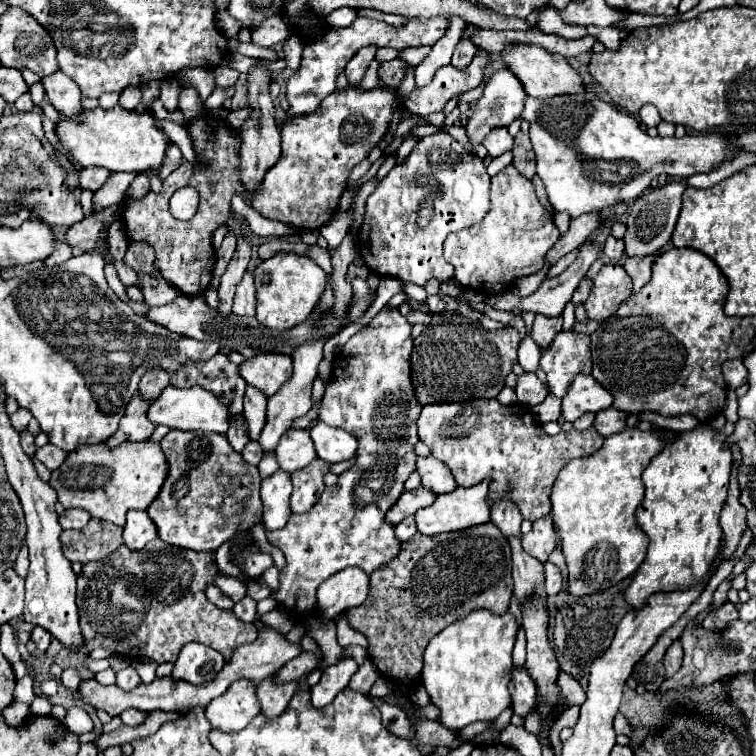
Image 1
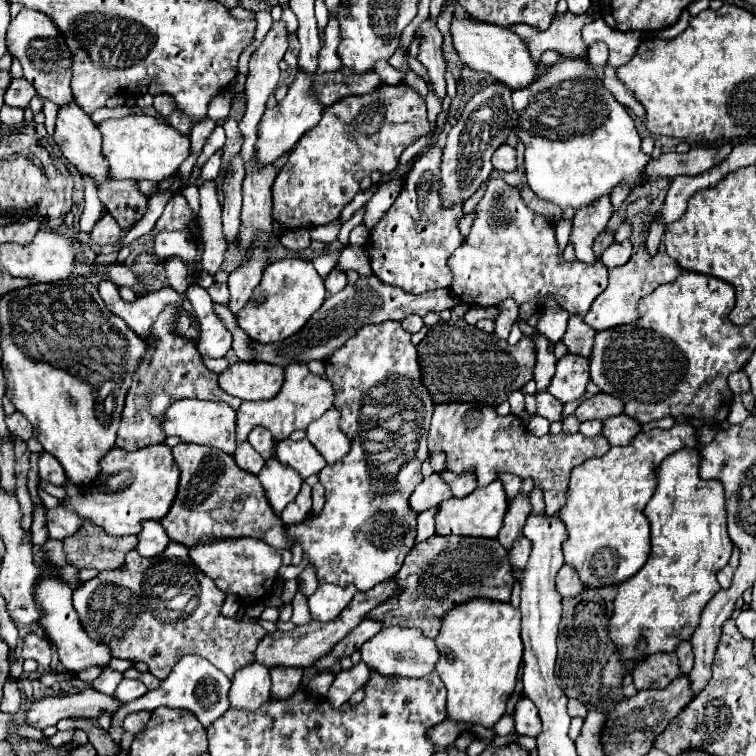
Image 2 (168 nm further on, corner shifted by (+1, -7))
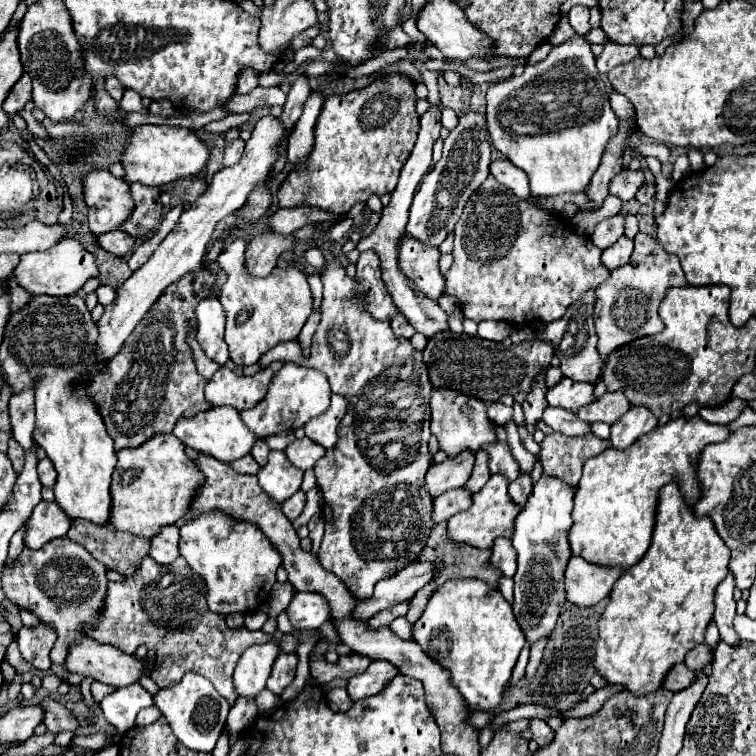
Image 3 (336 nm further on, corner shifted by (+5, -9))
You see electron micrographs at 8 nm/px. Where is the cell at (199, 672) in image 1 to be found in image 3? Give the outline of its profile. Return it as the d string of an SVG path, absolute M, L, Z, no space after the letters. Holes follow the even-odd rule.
M186 672L180 682L176 682L170 688L162 688L154 696L154 706L162 712L162 716L172 726L176 738L190 750L198 752L212 752L216 746L216 740L226 724L226 716L230 710L230 704L226 698L222 698L212 682L204 678L198 672Z

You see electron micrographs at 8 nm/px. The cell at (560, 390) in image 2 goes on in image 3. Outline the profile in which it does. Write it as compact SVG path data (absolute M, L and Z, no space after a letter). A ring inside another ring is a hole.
M562 376L560 382L556 382L552 388L548 388L546 398L548 398L550 406L560 406L564 410L576 412L580 406L594 402L592 390L594 390L592 384L576 382L576 380Z

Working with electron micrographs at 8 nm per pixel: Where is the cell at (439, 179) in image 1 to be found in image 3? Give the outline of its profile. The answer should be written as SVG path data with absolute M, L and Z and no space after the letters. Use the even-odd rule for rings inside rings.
M404 234L398 242L398 268L410 278L428 298L438 300L444 294L446 278L438 268L440 250L428 246L410 234Z

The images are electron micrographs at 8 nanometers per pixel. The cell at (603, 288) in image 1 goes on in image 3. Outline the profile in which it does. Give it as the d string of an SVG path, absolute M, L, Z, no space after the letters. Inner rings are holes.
M638 232L634 238L634 252L630 262L622 268L612 270L610 278L596 288L594 324L600 338L600 354L606 358L612 348L618 348L640 336L660 332L662 324L658 320L658 304L664 298L666 288L672 286L688 286L680 262L676 260L676 256L664 252L664 248L660 248L660 244L652 236Z

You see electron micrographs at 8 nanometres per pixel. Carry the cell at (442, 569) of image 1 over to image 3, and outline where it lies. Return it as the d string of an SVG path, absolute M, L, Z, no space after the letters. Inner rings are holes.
M444 522L444 524L436 524L436 526L432 528L428 540L426 540L426 546L424 546L422 554L418 556L420 562L432 562L432 564L436 564L436 574L434 574L434 578L432 578L424 588L420 588L420 590L414 594L414 598L410 600L410 608L408 608L406 620L408 620L410 624L416 624L418 618L422 616L422 612L424 612L424 608L426 608L430 596L434 594L434 590L436 590L438 586L446 584L448 580L478 578L478 580L486 582L490 588L498 588L498 580L500 580L502 572L490 564L490 556L492 556L490 550L480 550L480 548L474 548L474 546L468 546L468 544L460 544L460 542L448 540L448 536L446 536L446 522Z

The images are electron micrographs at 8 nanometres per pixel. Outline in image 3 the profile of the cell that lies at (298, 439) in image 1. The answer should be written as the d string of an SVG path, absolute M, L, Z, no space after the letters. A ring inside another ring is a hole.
M308 438L302 440L294 440L286 446L284 454L288 456L288 460L292 462L292 466L300 468L300 470L310 470L322 456L324 456L324 448L320 448L318 444L314 444Z

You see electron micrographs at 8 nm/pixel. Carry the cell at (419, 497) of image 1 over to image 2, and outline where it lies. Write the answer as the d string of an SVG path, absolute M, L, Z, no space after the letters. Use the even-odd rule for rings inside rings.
M434 472L416 486L414 494L410 496L410 506L416 512L424 512L448 498L452 498L452 490L448 490L448 484Z

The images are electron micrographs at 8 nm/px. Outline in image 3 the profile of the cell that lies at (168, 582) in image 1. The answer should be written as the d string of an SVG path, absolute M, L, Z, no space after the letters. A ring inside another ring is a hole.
M182 556L172 564L158 564L152 558L142 558L138 570L126 576L122 582L108 582L104 606L94 624L86 624L84 632L94 640L112 644L126 654L134 654L138 646L146 646L156 654L156 668L150 678L166 688L178 682L184 672L194 670L206 676L214 688L230 702L238 698L232 692L232 672L238 658L246 648L254 644L266 644L272 640L262 630L228 628L222 614L212 612L206 604L206 584L202 576L192 572Z

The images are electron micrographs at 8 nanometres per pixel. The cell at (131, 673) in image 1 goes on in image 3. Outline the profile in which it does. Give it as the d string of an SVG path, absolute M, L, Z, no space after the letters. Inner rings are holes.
M130 684L130 686L122 686L122 688L114 690L112 694L108 694L100 702L100 708L102 708L102 704L104 704L104 718L120 734L124 734L128 728L134 726L136 714L142 708L152 706L152 694L146 692L140 684Z

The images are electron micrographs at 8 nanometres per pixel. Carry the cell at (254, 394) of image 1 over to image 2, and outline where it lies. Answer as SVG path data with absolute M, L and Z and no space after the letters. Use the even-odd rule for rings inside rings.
M254 428L252 434L248 436L248 442L252 444L252 448L254 448L264 460L272 458L272 454L274 454L274 438L272 438L272 434L268 434L266 428Z

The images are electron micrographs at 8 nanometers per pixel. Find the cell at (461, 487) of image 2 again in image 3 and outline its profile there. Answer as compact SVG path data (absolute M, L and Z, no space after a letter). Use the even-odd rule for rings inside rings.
M484 450L476 452L476 460L474 460L474 468L470 474L470 480L464 484L464 490L468 490L470 494L476 494L490 478L490 470L488 470L488 454Z

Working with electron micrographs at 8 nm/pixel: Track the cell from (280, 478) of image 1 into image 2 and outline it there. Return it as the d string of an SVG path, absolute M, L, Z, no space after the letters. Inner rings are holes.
M270 458L264 464L264 470L260 470L258 478L260 478L260 482L266 490L266 498L276 514L280 514L286 508L286 504L290 504L296 498L302 482L304 482L300 478L300 474L296 474L296 470L280 464L278 458Z

